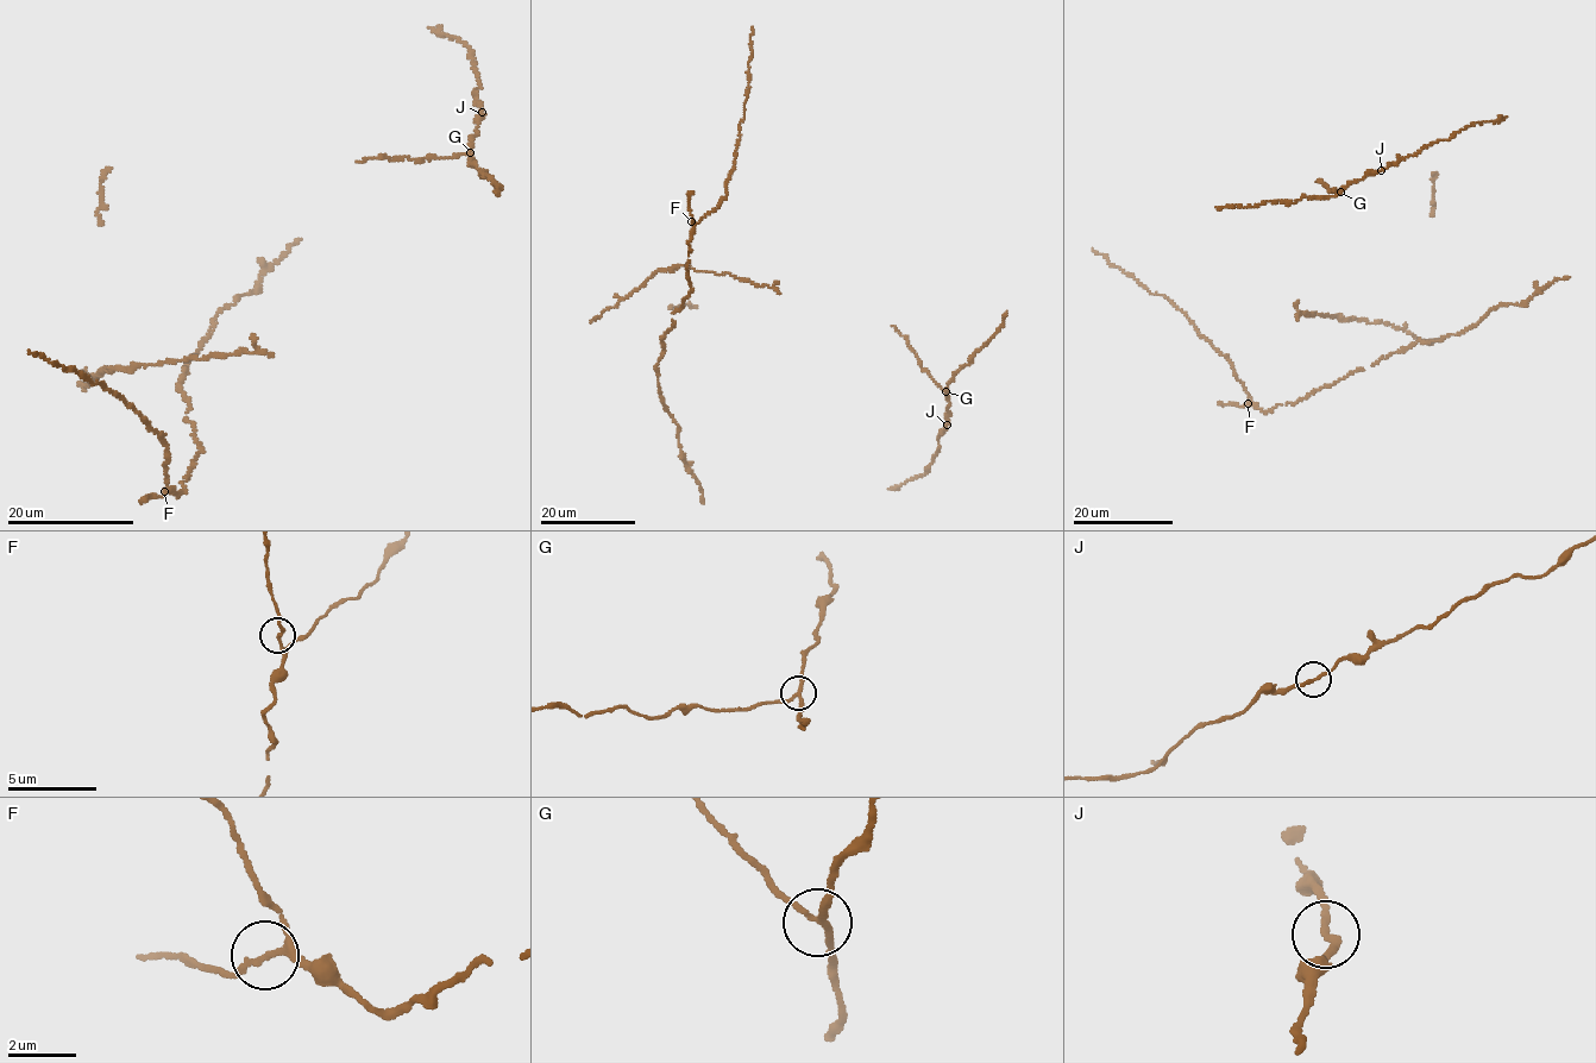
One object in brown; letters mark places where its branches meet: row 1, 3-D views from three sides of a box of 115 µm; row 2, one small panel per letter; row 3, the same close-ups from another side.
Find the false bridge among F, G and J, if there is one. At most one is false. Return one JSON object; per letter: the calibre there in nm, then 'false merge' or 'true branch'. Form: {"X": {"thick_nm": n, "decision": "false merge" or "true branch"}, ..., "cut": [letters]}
{"F": {"thick_nm": 130, "decision": "true branch"}, "G": {"thick_nm": 170, "decision": "false merge"}, "J": {"thick_nm": 190, "decision": "true branch"}, "cut": ["G"]}

